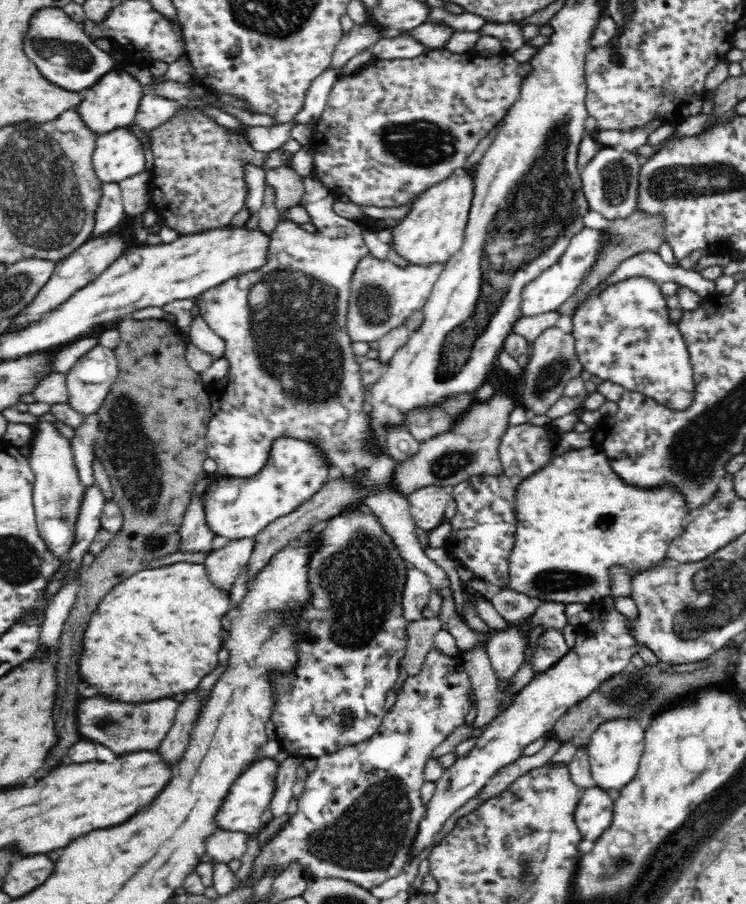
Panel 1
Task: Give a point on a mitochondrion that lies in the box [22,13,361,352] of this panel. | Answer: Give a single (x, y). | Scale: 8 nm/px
(75, 55)

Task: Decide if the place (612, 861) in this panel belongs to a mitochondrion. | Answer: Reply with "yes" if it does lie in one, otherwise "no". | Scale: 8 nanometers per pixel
yes

